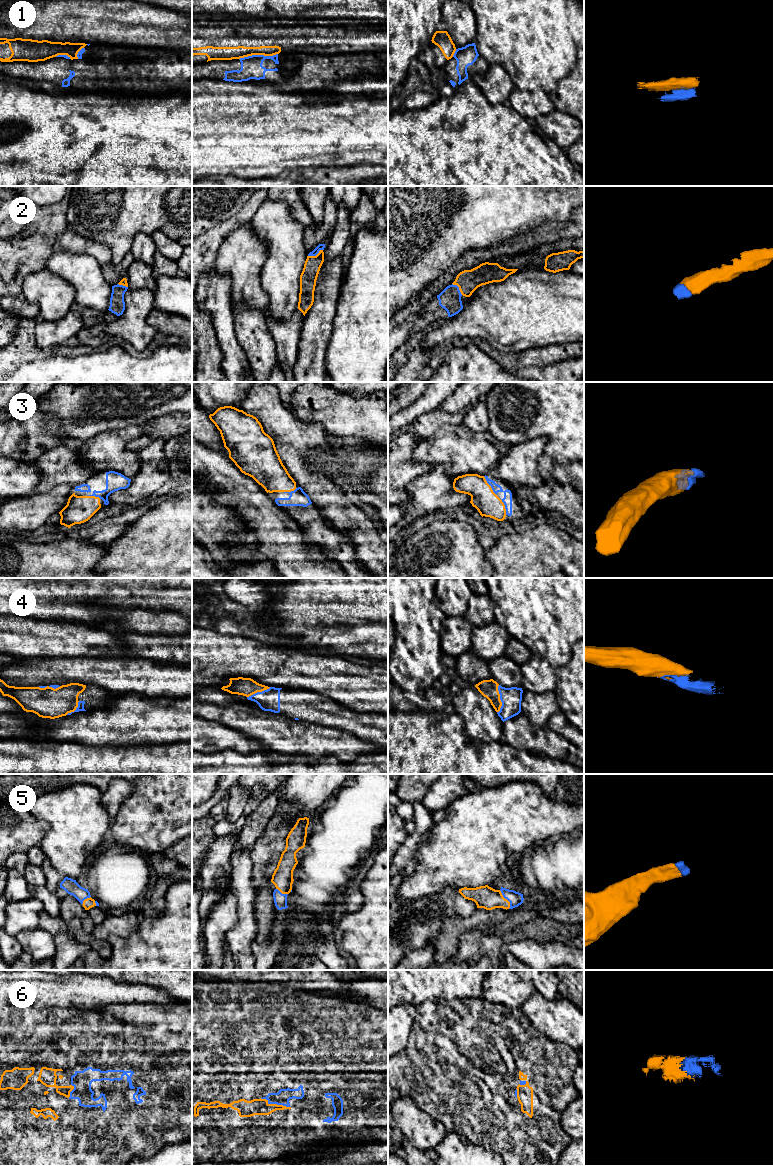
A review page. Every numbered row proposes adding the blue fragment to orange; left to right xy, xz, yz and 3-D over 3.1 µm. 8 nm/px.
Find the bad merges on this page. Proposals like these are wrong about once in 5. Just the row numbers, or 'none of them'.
1

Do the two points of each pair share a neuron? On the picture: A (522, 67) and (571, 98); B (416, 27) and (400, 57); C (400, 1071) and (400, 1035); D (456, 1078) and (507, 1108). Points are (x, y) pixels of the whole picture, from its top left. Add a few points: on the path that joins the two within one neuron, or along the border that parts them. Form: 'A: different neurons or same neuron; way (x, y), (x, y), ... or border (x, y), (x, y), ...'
A: different neurons; border (571, 71), (549, 93)
B: same neuron; way (410, 34), (400, 46), (400, 50)
C: different neurons; border (404, 1049), (398, 1053)
D: same neuron; way (467, 1091), (484, 1108), (494, 1108)

